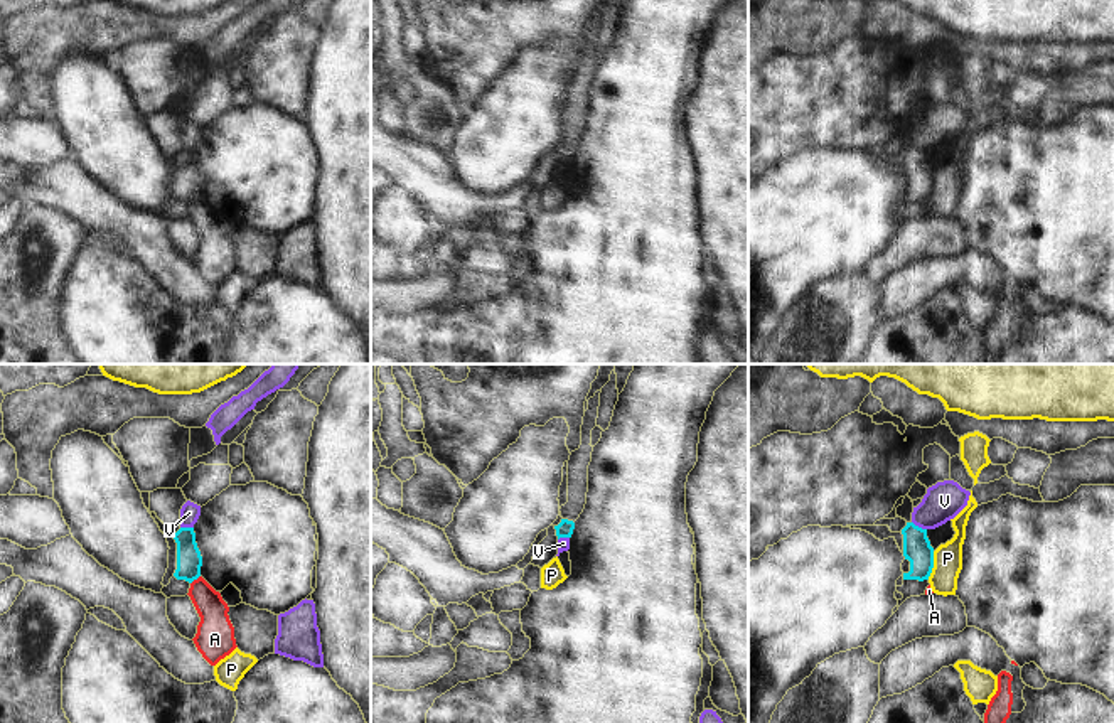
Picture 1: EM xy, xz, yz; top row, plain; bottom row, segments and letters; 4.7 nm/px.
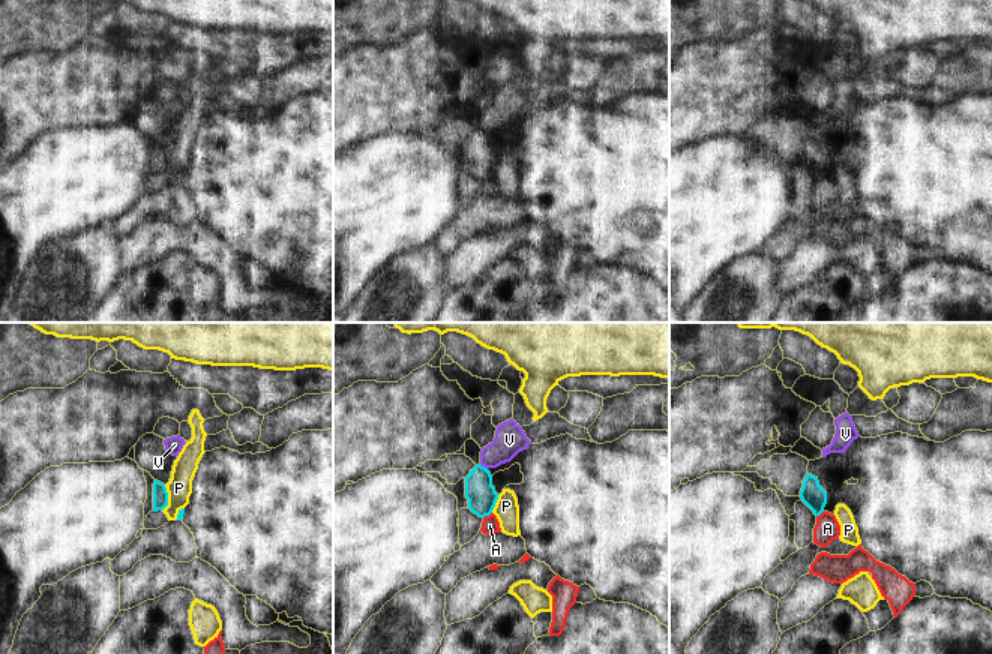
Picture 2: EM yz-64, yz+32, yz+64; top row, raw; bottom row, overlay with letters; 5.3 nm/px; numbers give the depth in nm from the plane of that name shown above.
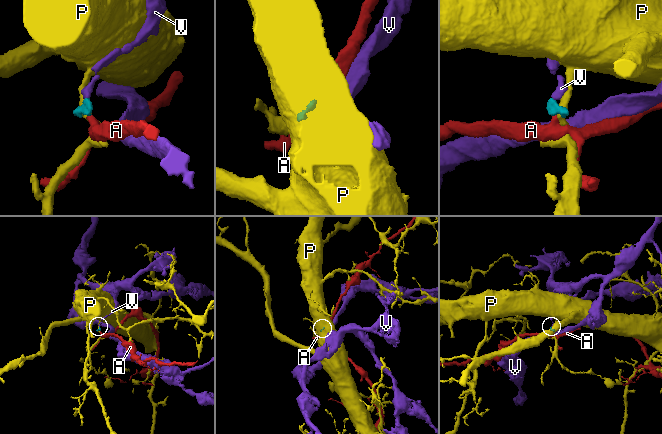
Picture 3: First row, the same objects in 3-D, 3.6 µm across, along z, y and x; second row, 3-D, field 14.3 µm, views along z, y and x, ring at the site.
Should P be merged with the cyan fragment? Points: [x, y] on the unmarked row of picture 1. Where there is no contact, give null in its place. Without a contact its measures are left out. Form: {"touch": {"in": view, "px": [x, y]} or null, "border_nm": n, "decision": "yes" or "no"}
{"touch": {"in": "yz", "px": [932, 187]}, "border_nm": 140, "decision": "no"}

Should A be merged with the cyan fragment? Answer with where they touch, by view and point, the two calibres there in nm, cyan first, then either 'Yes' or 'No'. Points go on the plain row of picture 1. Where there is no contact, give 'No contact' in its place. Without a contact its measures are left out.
Touches cyan at xy (194, 201). Thickness 120 nm (cyan) against 150 nm. No

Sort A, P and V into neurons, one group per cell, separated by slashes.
A / P / V

